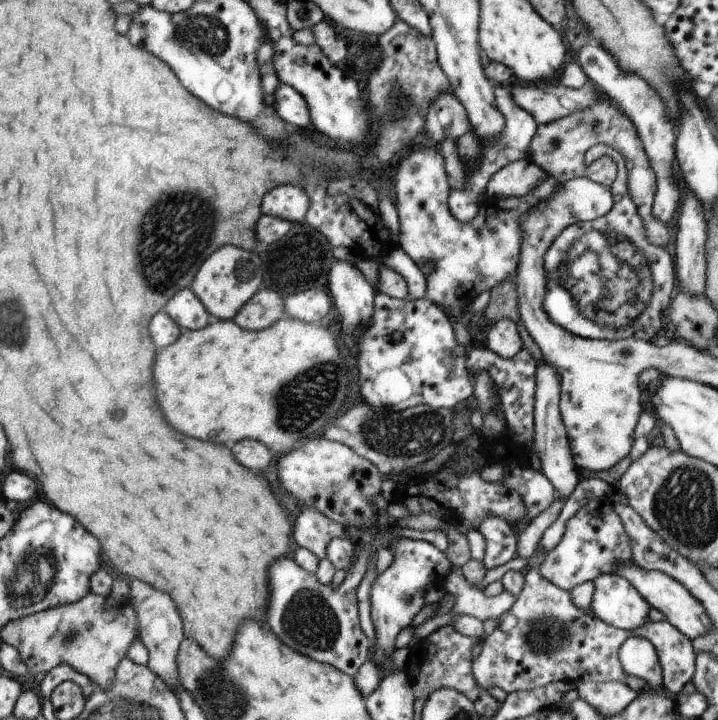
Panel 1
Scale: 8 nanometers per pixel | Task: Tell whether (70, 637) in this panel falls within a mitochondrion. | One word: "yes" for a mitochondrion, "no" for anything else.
no

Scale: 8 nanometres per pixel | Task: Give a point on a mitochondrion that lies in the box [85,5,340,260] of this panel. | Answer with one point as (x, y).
(204, 36)

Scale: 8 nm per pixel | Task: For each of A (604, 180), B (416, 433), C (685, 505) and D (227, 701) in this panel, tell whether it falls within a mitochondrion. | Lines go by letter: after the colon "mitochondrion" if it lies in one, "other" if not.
A: other
B: mitochondrion
C: mitochondrion
D: mitochondrion

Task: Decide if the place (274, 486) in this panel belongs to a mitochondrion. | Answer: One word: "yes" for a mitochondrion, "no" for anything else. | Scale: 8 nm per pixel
no

